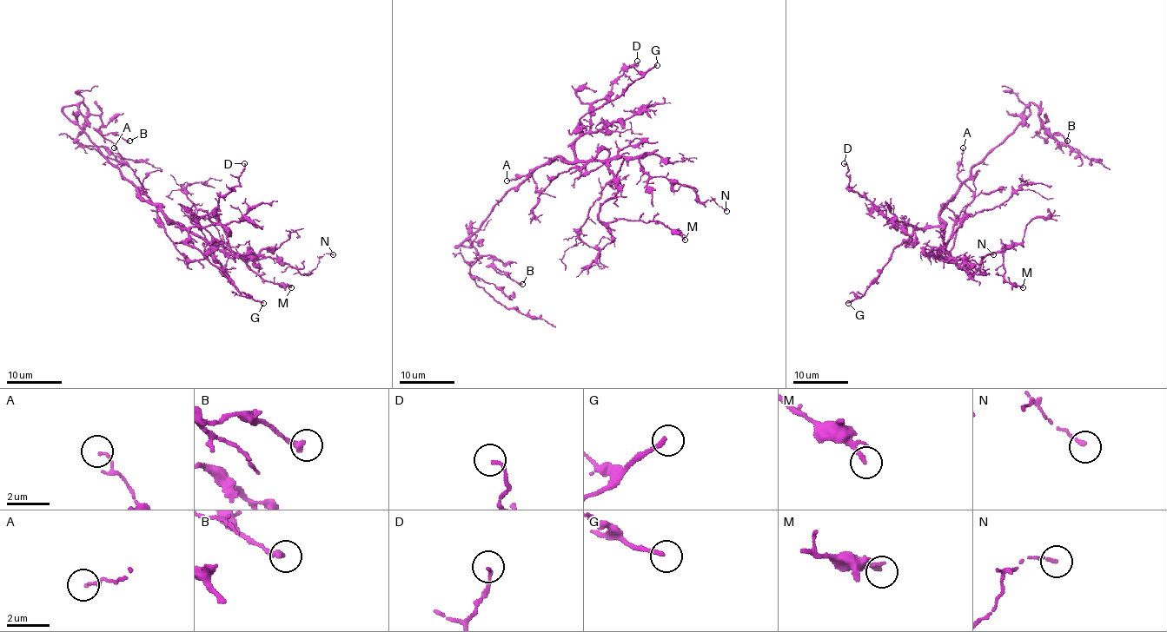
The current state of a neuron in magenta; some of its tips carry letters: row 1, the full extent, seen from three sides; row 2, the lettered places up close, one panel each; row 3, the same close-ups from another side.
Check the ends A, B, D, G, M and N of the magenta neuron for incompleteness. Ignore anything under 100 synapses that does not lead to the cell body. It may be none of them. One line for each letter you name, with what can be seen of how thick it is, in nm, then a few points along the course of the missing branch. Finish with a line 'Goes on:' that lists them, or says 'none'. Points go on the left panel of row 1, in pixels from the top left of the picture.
G: 200 nm thick; missing branch runs (263, 303), (308, 304), (321, 310), (337, 310), (348, 315), (354, 372), (365, 378), (369, 375)
Goes on: G

